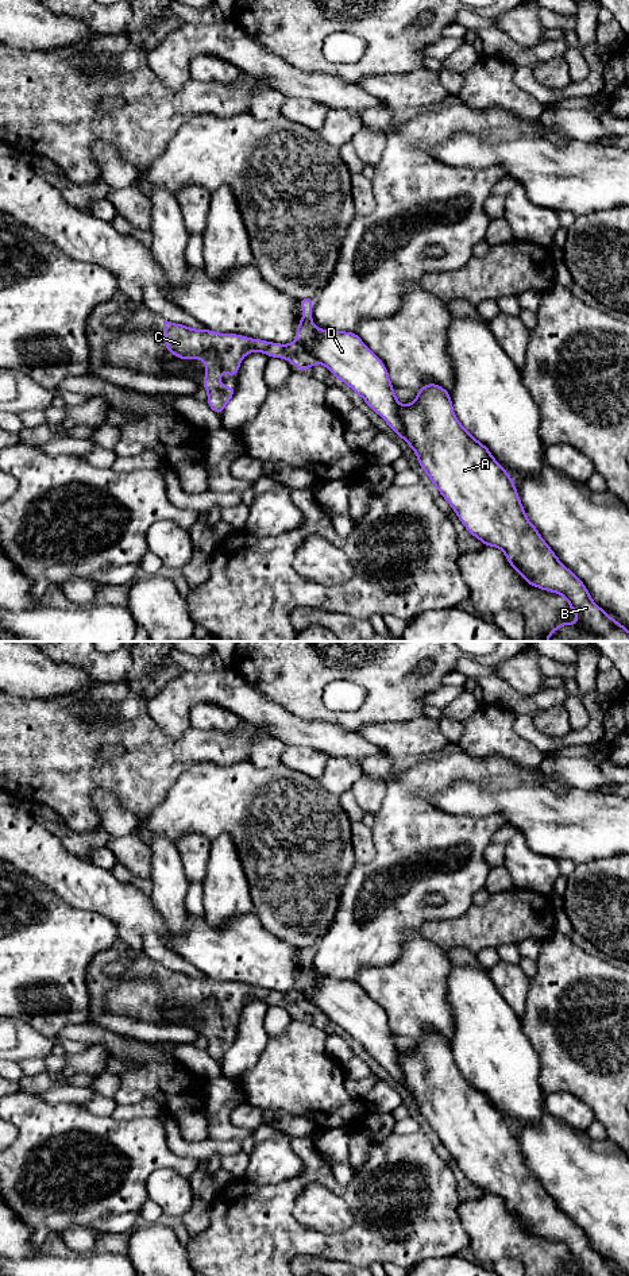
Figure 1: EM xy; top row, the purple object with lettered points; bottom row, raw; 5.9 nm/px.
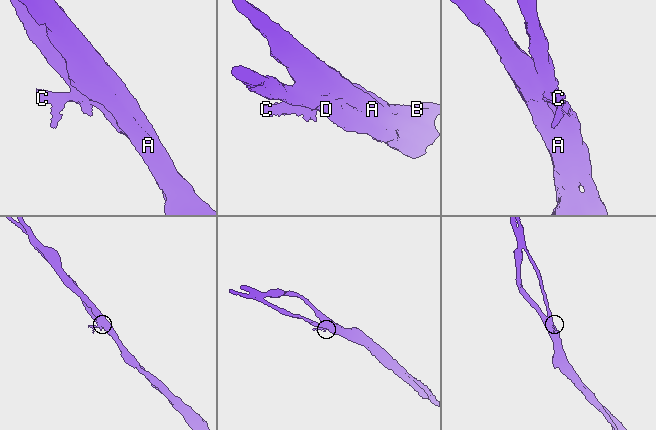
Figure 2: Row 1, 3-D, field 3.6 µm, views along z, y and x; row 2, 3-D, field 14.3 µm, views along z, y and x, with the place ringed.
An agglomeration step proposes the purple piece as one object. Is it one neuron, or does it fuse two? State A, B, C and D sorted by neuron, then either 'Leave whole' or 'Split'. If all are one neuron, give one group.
Groups: A B D / C. Split

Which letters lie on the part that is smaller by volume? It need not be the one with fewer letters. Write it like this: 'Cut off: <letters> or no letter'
Cut off: C

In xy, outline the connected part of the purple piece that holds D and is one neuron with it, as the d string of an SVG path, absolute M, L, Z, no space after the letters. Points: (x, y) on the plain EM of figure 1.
M313 945L300 947L298 952L304 957L304 965L298 971L296 990L360 1044L410 1094L418 1113L466 1177L483 1194L502 1198L509 1213L530 1234L562 1242L568 1249L578 1269L562 1271L556 1276L625 1276L593 1249L584 1231L557 1207L528 1168L512 1125L456 1067L448 1038L437 1032L427 1032L416 1040L413 1051L400 1052L386 1014L355 980L319 978L312 969Z

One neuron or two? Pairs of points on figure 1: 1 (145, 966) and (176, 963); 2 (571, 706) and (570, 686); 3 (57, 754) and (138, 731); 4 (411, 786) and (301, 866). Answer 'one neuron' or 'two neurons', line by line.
1: two neurons
2: one neuron
3: one neuron
4: two neurons

